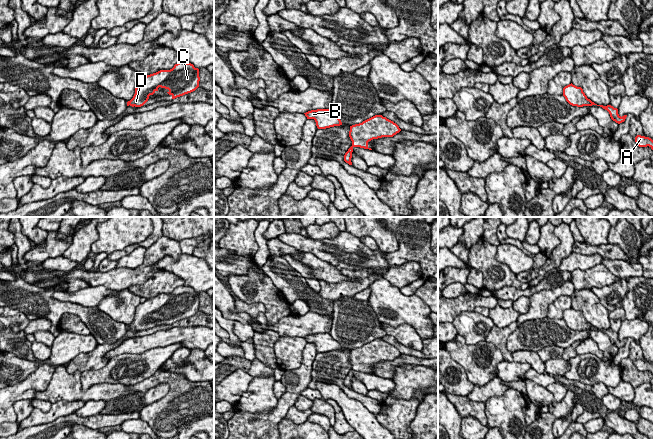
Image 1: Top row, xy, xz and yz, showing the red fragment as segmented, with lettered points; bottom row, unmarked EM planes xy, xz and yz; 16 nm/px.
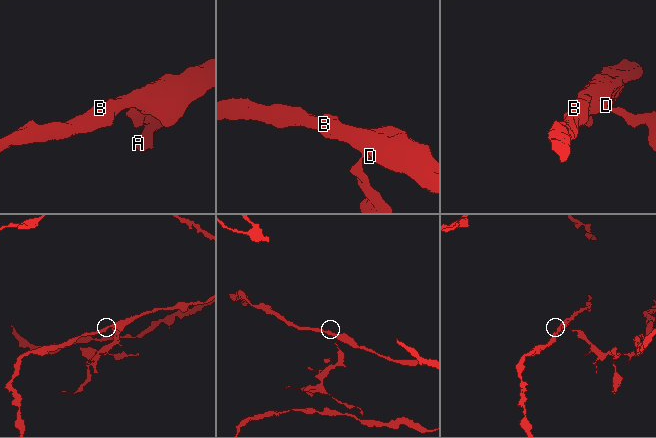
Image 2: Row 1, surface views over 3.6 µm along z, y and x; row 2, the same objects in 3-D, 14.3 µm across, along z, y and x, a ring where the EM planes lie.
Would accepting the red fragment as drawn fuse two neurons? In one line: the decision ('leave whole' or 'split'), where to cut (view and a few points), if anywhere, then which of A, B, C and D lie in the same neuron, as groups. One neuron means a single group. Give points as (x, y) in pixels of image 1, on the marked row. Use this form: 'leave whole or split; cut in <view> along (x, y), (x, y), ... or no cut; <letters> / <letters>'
split; cut in yz along (592, 102), (590, 105); A / B C D

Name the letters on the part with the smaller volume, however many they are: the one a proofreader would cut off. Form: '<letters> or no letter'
A

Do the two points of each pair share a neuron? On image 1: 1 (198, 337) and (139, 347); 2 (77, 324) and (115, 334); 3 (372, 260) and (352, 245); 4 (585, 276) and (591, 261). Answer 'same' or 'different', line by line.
1: same
2: different
3: same
4: different

